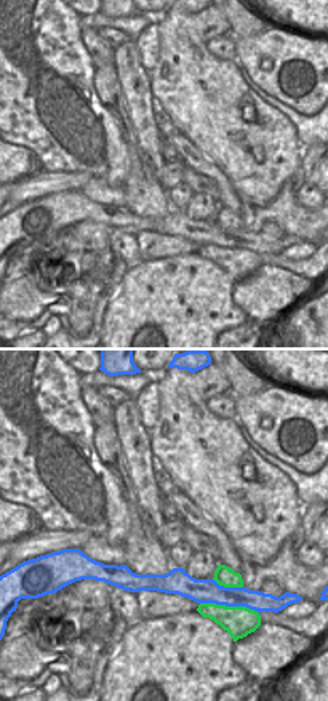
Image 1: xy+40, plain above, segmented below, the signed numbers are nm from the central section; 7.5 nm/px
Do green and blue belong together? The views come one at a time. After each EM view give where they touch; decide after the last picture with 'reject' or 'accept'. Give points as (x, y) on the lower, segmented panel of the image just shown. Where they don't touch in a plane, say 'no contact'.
meets green at (229, 607)

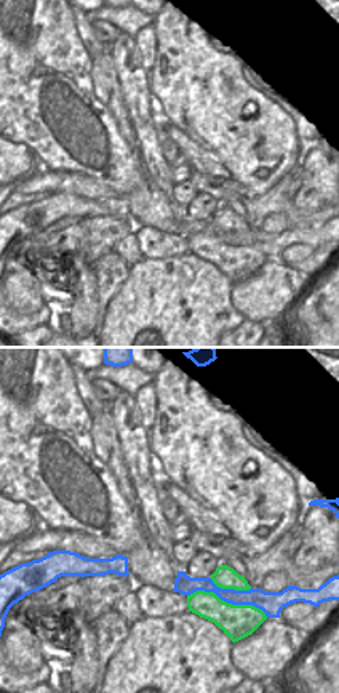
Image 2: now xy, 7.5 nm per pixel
meets green at (226, 602)

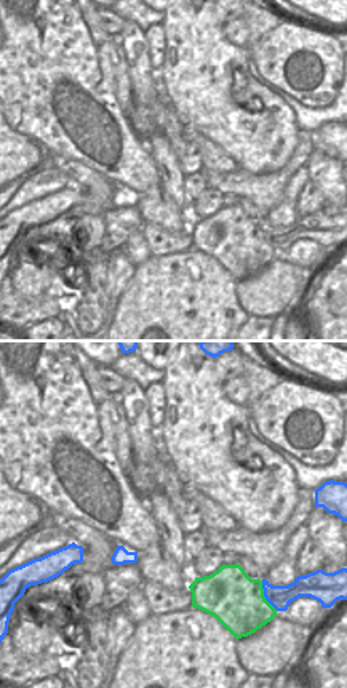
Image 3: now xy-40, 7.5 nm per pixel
meets green at (263, 596)

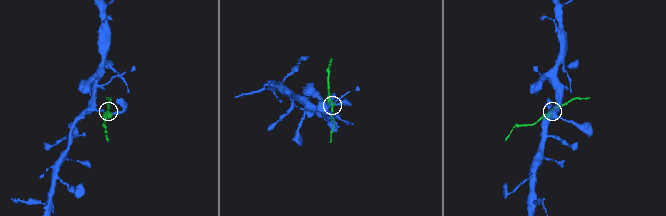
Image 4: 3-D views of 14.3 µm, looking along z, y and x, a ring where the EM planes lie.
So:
reject

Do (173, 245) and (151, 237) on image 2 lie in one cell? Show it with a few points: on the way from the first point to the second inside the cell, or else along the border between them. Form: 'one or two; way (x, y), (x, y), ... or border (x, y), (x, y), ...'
one; way (168, 245), (155, 242)

